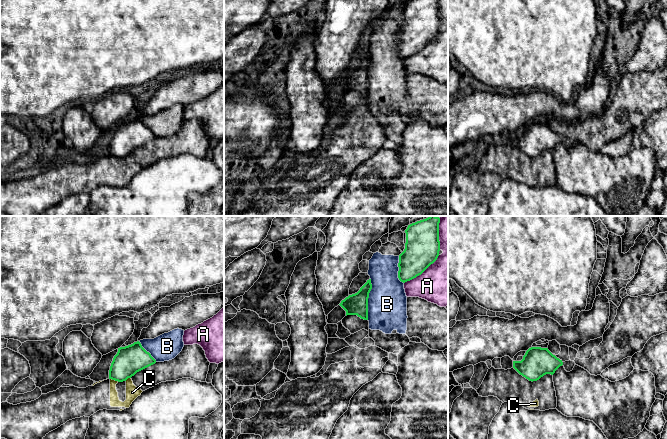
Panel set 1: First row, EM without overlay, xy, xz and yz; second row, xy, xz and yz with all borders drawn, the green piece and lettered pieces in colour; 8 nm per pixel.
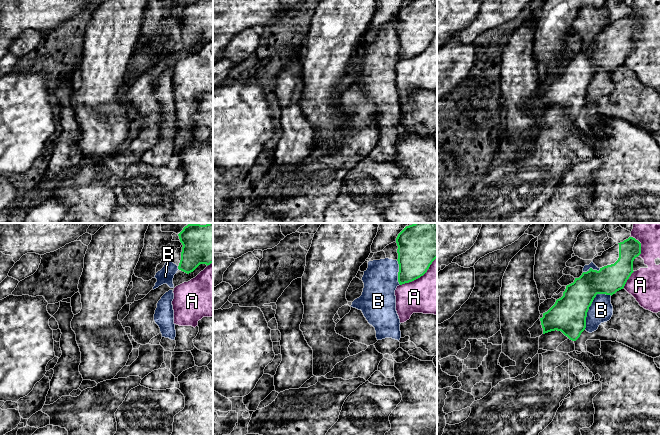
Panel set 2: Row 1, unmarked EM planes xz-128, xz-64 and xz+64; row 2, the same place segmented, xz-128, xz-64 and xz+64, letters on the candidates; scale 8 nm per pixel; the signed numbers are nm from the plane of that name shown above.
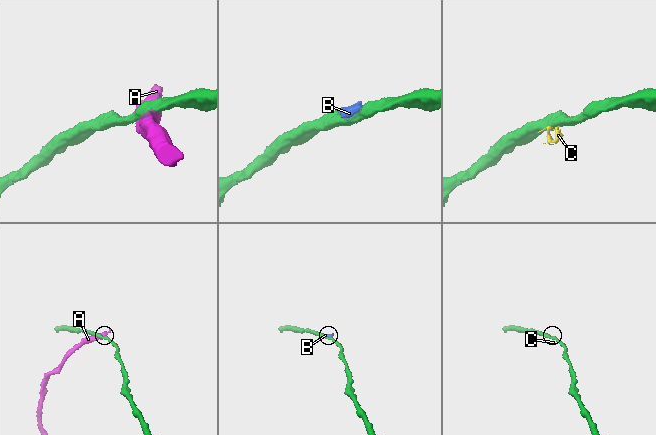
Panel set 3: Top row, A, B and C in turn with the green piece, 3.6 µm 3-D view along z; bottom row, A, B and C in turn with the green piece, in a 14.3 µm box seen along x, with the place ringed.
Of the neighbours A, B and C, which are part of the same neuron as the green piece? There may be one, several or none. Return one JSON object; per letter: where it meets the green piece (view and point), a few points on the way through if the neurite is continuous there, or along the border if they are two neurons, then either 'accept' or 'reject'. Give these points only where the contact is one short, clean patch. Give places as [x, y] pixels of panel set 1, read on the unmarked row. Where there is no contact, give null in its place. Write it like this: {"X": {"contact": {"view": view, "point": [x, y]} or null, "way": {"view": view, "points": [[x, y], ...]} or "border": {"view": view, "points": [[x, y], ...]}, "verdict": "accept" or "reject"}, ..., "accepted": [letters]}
{"A": {"contact": {"view": "xz", "point": [422, 48]}, "verdict": "reject"}, "B": {"contact": {"view": "xz", "point": [367, 75]}, "verdict": "reject"}, "C": {"contact": {"view": "xy", "point": [114, 155]}, "border": {"view": "xy", "points": [[110, 154], [118, 157]]}, "verdict": "reject"}, "accepted": []}

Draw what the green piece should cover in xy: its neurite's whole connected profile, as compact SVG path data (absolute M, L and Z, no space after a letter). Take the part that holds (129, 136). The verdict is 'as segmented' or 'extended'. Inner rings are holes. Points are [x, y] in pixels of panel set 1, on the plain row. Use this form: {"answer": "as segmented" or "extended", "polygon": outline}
{"answer": "as segmented", "polygon": "M139 117L118 124L109 146L109 155L123 158L137 148L153 141L156 136L147 128Z"}

